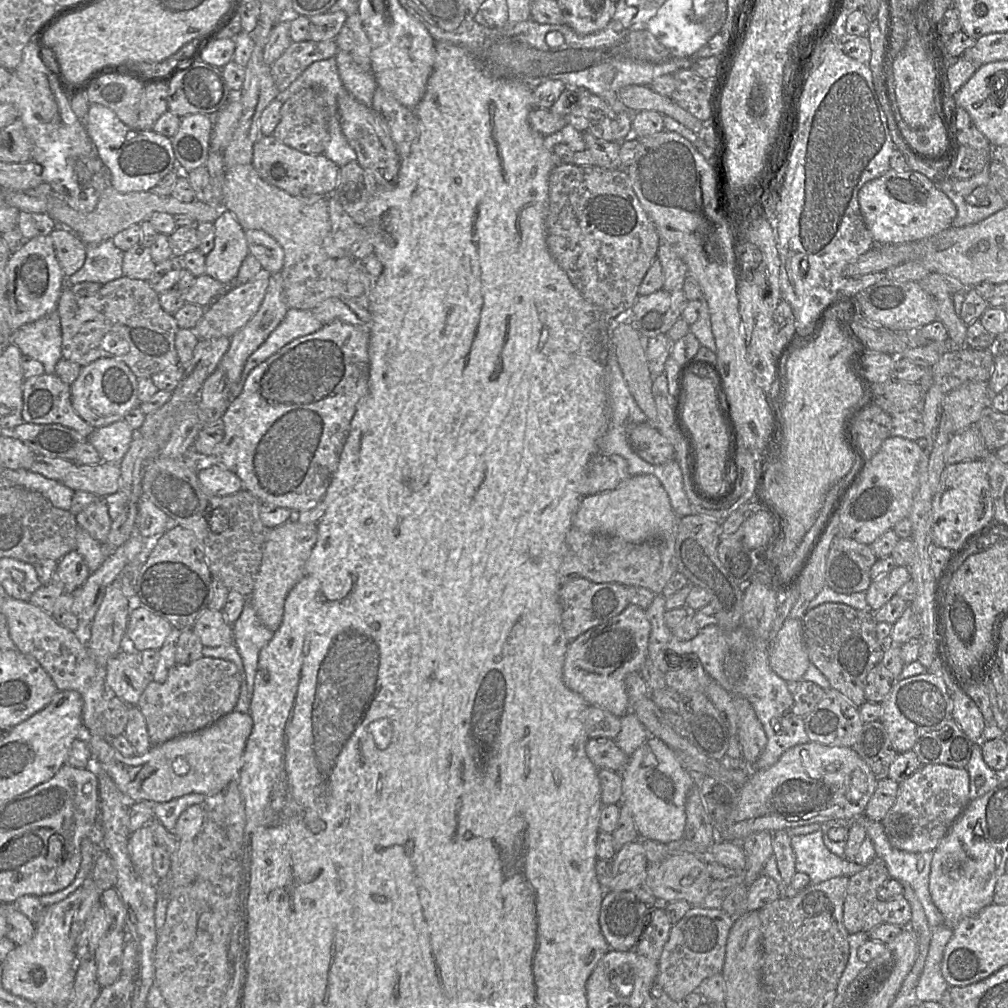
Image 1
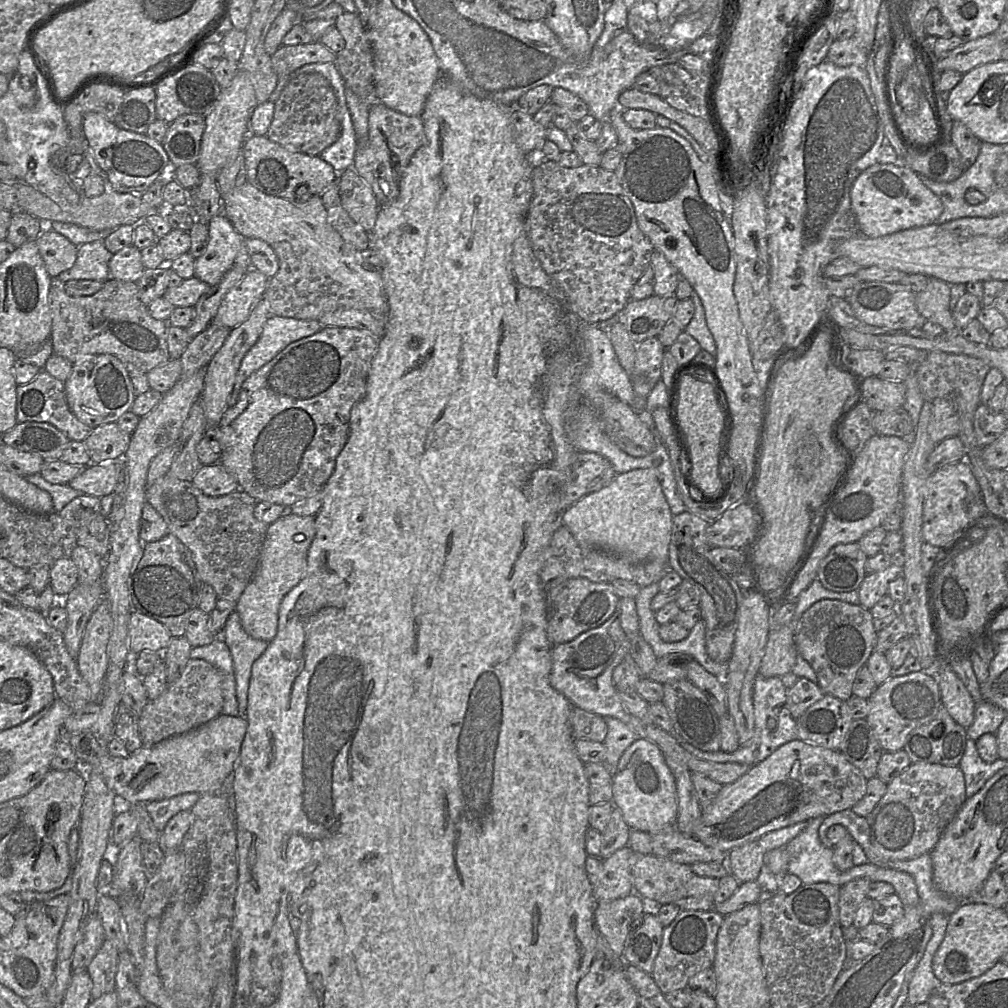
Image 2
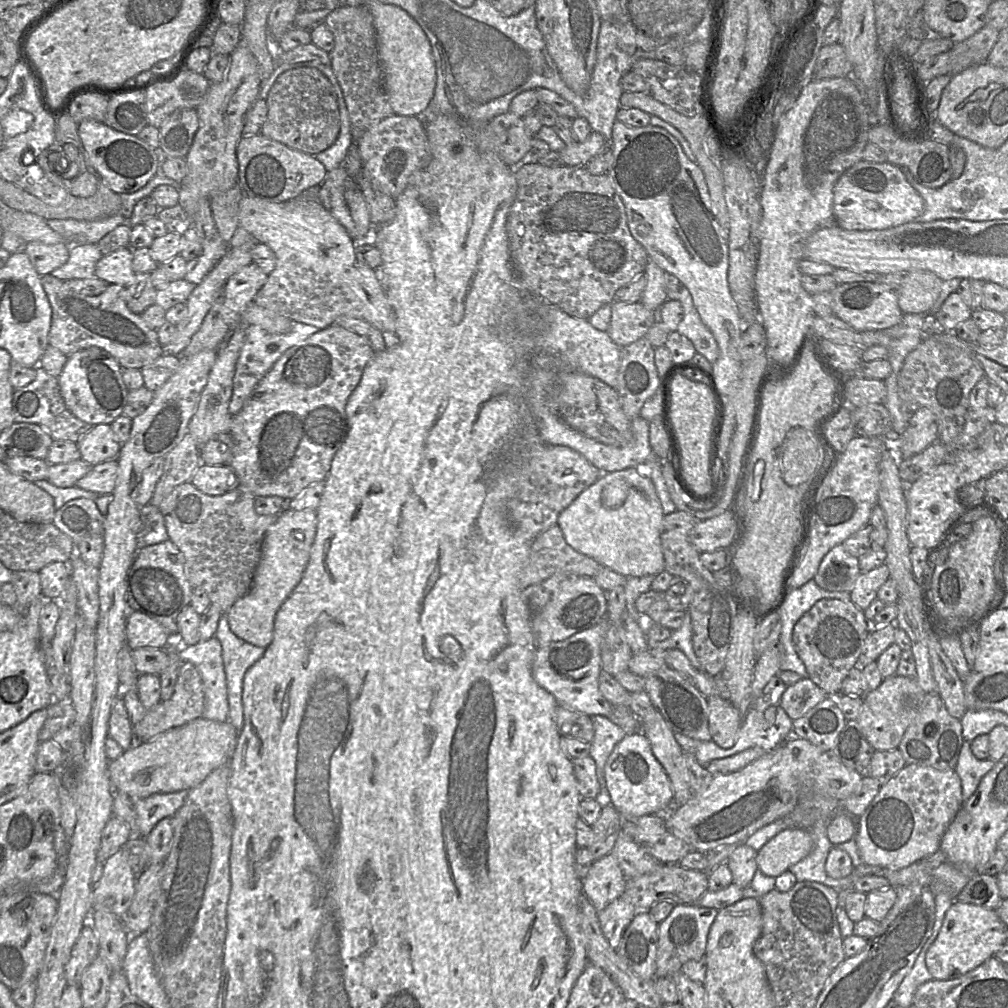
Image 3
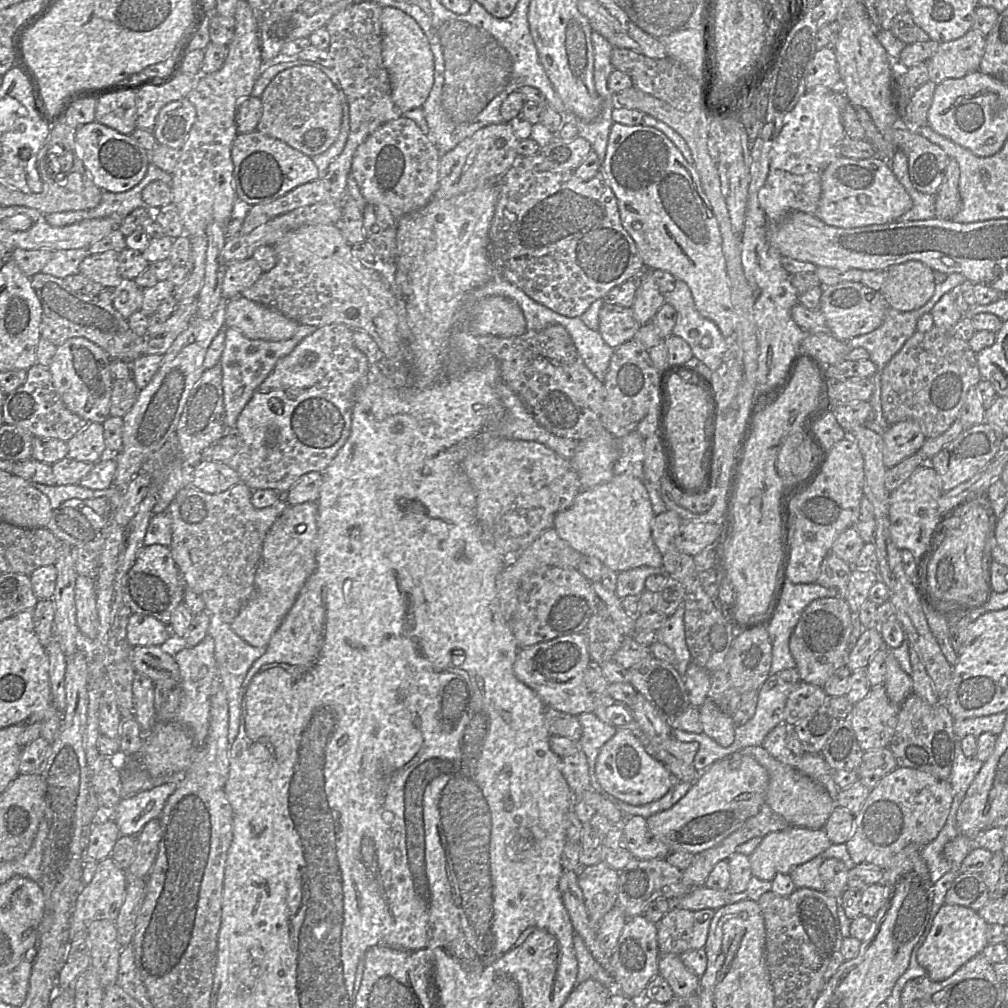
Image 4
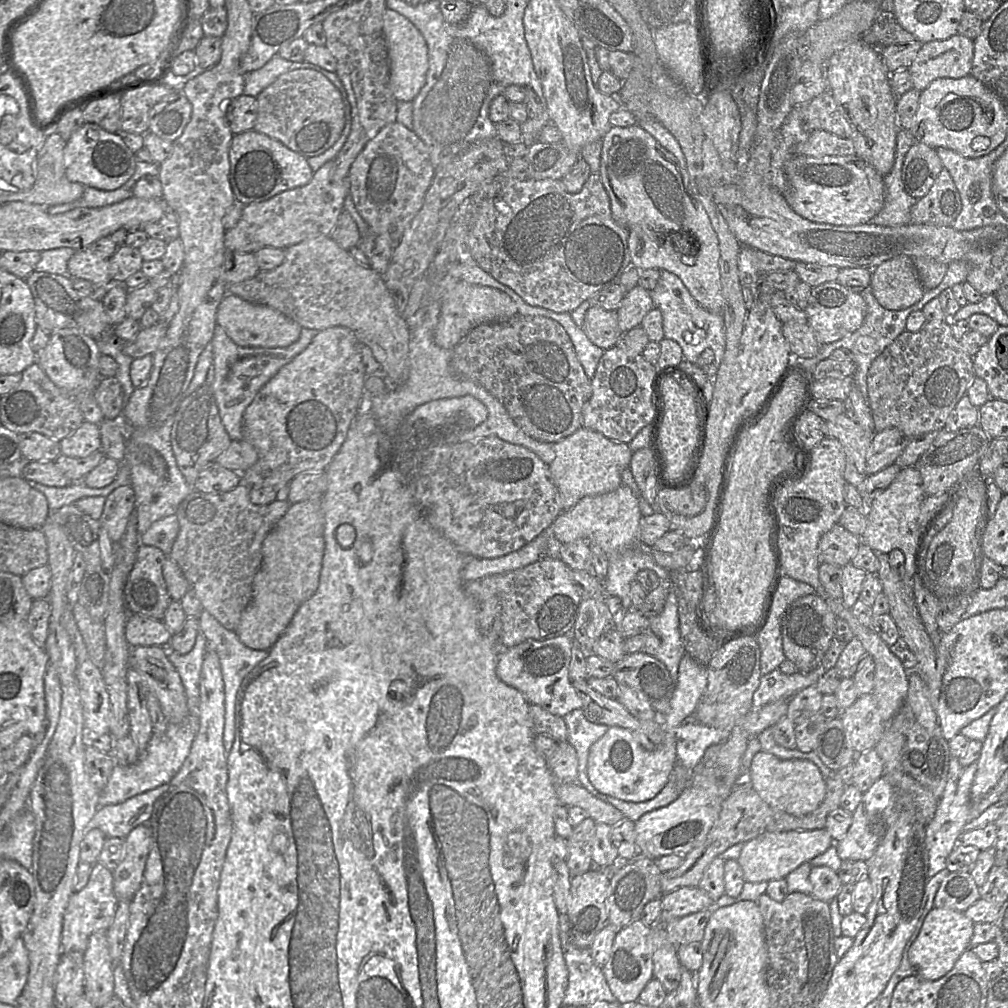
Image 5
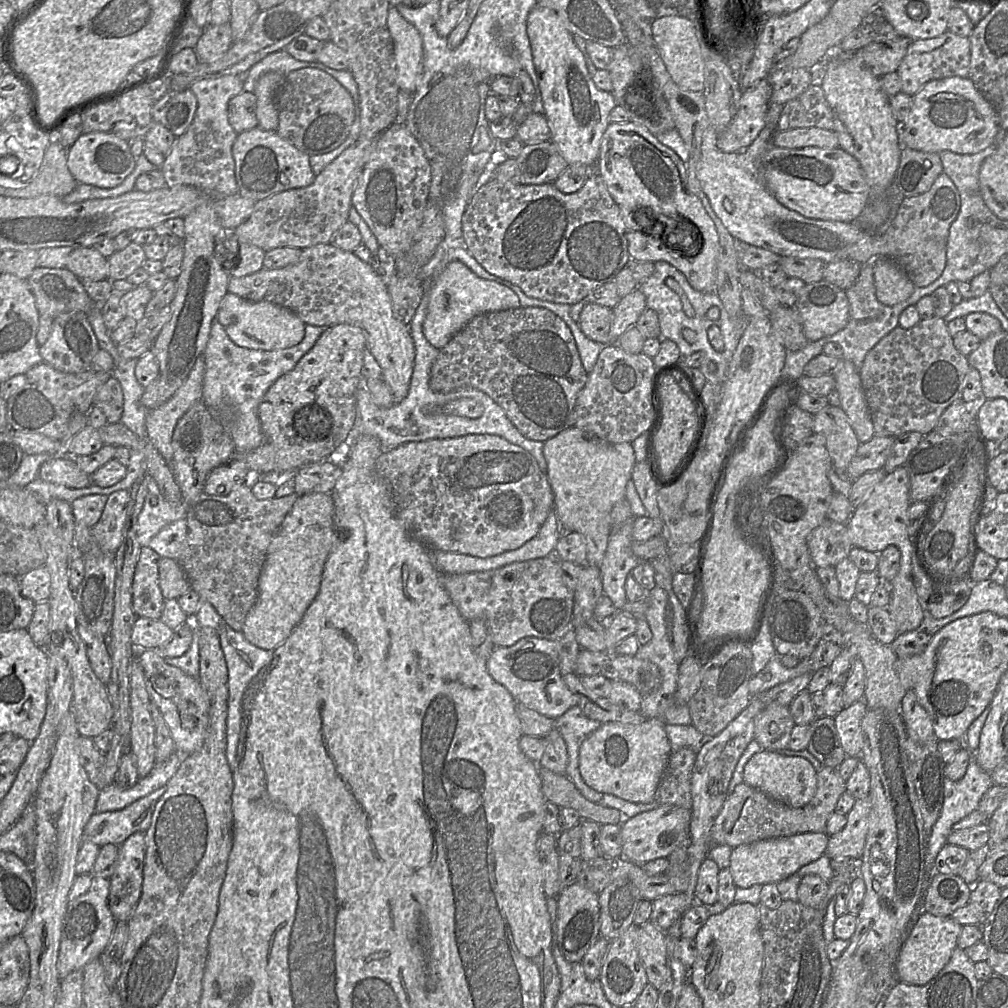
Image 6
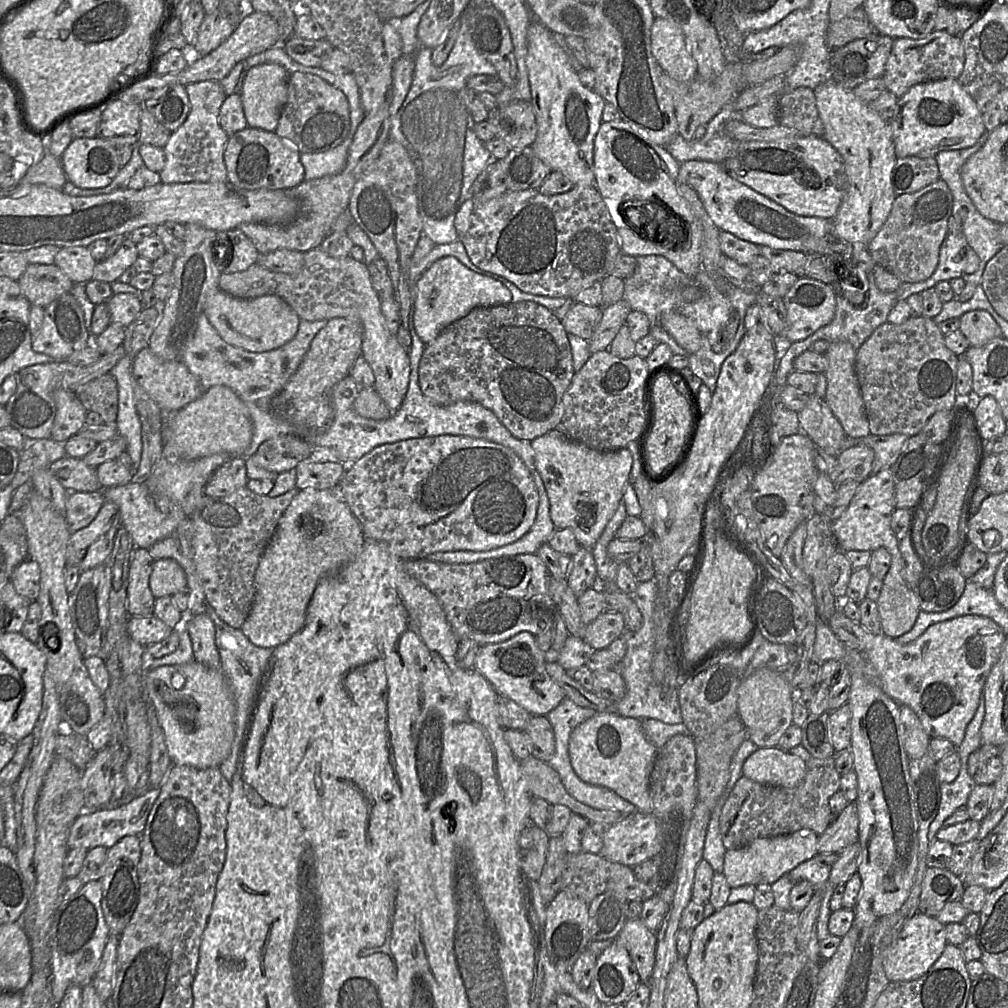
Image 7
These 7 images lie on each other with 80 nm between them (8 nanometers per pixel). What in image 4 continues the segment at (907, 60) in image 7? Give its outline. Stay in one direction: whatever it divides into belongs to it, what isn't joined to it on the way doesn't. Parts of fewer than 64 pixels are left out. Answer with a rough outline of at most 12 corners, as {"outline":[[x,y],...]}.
{"outline":[[970,29],[939,43],[926,61],[929,81],[977,71],[986,35]]}

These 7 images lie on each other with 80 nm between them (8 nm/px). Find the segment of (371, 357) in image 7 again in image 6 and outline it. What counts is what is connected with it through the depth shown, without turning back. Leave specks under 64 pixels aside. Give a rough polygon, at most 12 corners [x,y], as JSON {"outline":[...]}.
{"outline":[[331,243],[229,277],[313,326],[363,329],[395,404],[415,349],[369,263]]}

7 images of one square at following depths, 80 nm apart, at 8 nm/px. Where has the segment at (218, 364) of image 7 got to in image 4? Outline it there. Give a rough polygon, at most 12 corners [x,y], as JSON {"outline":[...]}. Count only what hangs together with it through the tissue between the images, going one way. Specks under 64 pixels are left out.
{"outline":[[225,327],[220,358],[228,432],[276,363],[317,327],[283,341]]}

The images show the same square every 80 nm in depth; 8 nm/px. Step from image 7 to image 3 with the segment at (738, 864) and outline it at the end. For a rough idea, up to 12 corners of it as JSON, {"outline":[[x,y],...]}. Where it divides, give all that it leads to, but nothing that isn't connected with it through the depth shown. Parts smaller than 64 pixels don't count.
{"outline":[[787,828],[757,851],[758,870],[776,878],[804,859],[813,840]]}

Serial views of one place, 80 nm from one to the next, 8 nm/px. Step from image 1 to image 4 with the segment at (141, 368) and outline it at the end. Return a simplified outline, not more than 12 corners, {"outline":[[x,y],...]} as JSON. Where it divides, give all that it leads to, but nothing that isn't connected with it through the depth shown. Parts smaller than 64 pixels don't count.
{"outline":[[42,272],[41,337],[59,346],[83,337],[111,359],[144,355],[113,306],[113,289],[90,296]]}

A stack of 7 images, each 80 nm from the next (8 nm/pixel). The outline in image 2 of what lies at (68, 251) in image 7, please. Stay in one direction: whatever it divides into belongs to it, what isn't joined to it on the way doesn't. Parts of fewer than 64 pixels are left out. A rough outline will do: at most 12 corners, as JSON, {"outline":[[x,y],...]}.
{"outline":[[133,245],[114,253],[111,279],[137,282],[145,271]]}

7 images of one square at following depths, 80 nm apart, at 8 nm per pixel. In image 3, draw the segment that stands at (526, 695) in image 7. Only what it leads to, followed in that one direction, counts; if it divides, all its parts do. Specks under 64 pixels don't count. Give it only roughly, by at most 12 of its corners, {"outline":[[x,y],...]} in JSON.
{"outline":[[608,618],[538,647],[532,674],[559,707],[609,716],[598,680]]}

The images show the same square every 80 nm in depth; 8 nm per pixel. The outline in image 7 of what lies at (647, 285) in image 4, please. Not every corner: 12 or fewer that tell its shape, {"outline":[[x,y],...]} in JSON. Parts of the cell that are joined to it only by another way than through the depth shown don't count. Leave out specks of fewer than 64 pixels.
{"outline":[[623,299],[602,308],[587,340],[591,355],[608,349],[632,309]]}

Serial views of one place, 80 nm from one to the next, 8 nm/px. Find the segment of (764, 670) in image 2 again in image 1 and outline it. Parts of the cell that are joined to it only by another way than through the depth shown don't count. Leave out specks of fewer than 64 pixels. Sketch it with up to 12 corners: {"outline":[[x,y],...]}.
{"outline":[[789,618],[769,645],[769,665],[801,682],[812,664],[802,619]]}

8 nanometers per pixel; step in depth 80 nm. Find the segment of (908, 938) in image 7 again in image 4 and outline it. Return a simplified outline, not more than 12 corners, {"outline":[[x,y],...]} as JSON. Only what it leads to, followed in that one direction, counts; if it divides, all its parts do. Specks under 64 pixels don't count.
{"outline":[[943,905],[917,949],[944,981],[988,945],[988,923]]}

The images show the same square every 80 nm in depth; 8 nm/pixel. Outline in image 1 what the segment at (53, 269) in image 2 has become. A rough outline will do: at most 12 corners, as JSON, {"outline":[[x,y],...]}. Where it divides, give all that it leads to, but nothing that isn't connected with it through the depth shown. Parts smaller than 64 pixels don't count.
{"outline":[[72,231],[49,234],[66,277],[86,259],[86,245]]}

